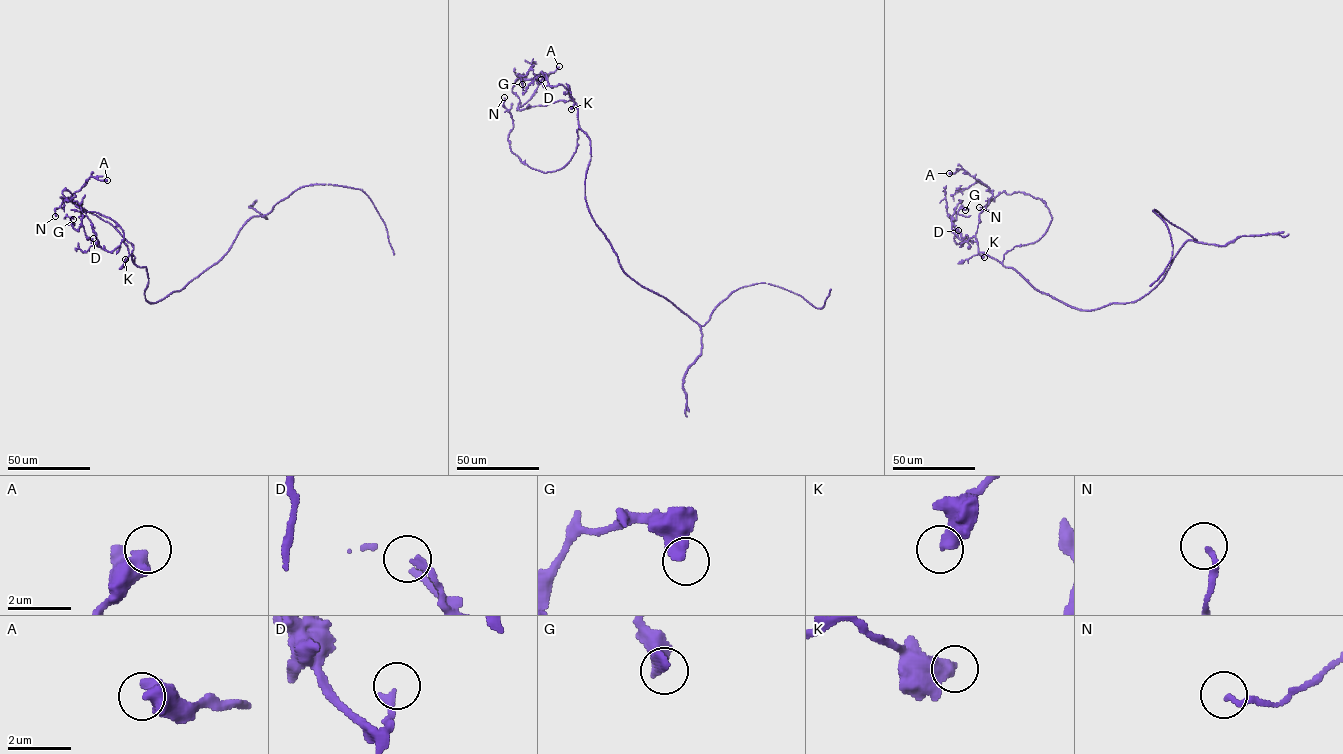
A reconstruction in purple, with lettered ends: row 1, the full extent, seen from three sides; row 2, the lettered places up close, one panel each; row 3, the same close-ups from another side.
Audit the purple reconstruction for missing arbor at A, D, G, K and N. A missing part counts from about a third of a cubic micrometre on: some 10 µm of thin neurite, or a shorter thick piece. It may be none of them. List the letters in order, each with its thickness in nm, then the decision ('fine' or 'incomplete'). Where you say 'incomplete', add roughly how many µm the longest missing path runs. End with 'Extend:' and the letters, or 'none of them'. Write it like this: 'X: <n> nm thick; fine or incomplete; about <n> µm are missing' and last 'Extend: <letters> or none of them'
A: 400 nm thick; fine
D: 240 nm thick; fine
G: 380 nm thick; fine
K: 550 nm thick; fine
N: 190 nm thick; fine
Extend: none of them

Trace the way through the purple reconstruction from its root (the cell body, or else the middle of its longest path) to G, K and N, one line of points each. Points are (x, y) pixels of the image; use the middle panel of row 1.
G: (616, 253), (586, 200), (590, 141), (577, 104), (562, 85), (544, 87), (532, 69), (520, 76), (522, 84)
K: (616, 253), (587, 207), (585, 176), (590, 159), (590, 141), (579, 125), (577, 105), (571, 109)
N: (616, 253), (586, 200), (588, 136), (577, 130), (576, 151), (560, 169), (531, 168), (510, 148), (504, 97)

